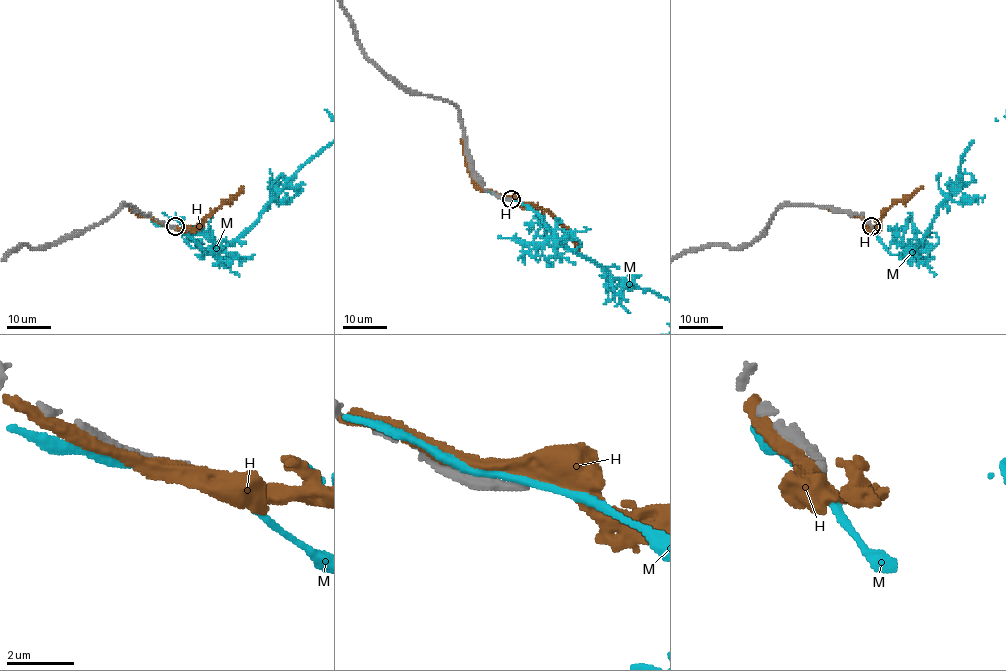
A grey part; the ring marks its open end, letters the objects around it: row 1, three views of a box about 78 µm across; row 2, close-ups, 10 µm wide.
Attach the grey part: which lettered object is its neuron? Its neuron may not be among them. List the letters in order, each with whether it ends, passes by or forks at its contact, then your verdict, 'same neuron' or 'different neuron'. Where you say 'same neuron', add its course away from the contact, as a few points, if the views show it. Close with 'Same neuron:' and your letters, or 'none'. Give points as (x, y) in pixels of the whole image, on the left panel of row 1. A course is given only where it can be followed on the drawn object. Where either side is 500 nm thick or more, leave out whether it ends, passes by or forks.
H: it passes by; different neuron
M: it passes by; different neuron
Same neuron: none

